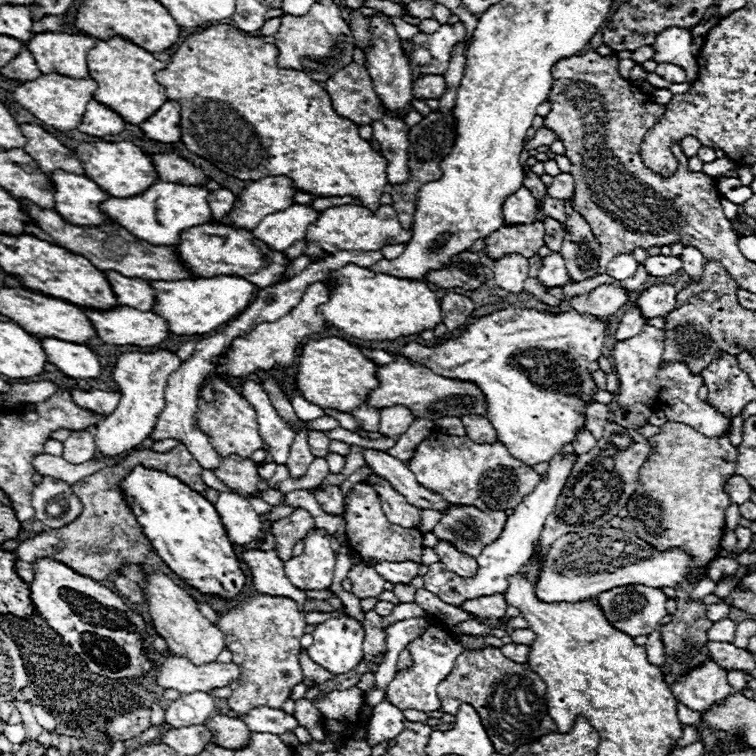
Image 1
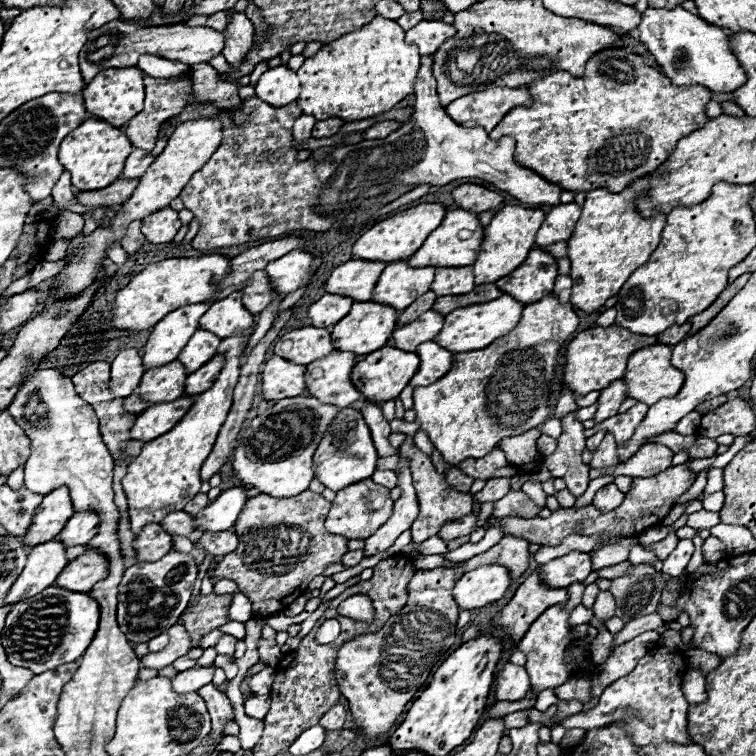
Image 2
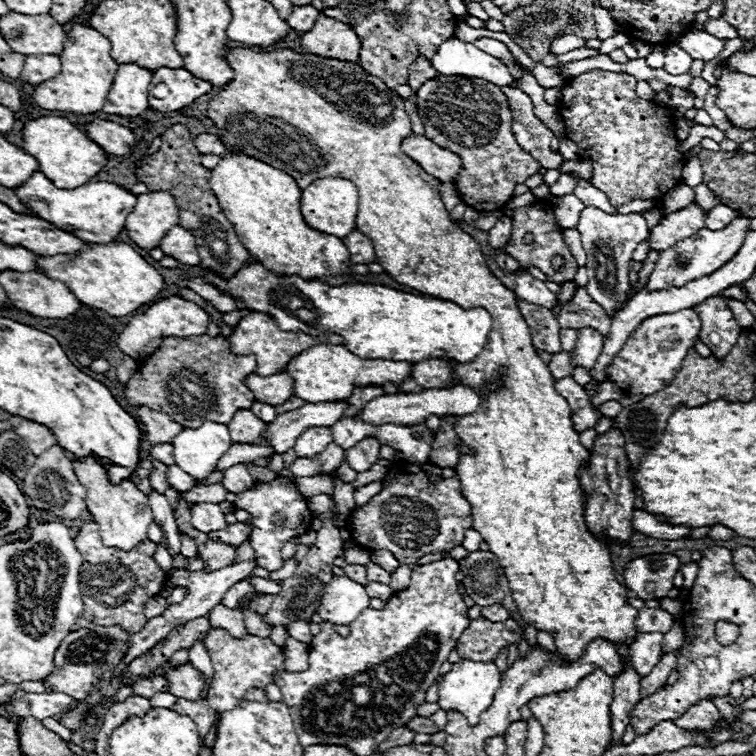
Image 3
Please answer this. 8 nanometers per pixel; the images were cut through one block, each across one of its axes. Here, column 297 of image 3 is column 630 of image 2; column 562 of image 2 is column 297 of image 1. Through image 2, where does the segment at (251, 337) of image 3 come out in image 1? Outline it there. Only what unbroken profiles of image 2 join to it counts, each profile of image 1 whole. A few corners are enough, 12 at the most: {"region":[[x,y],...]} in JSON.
{"region":[[330,336],[300,348],[296,386],[352,412],[378,386],[376,364]]}

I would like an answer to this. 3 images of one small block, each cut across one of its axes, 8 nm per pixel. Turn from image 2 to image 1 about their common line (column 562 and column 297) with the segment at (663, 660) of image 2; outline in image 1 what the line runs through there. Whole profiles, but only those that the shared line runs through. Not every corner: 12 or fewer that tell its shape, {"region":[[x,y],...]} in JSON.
{"region":[[260,706],[234,716],[250,730],[284,734],[298,726],[292,714]]}

